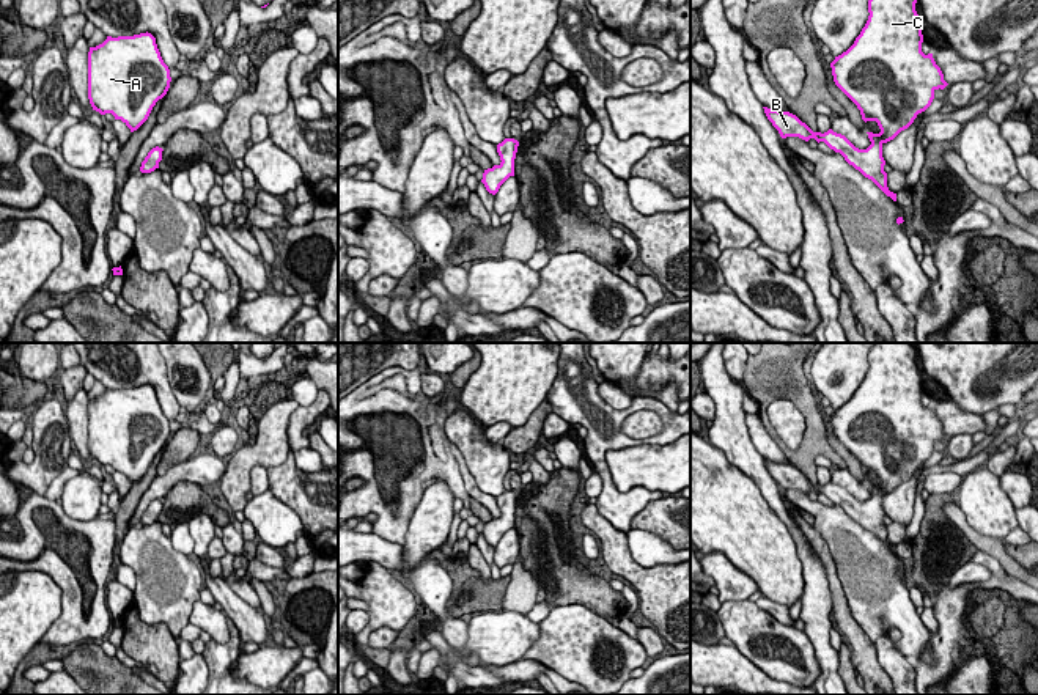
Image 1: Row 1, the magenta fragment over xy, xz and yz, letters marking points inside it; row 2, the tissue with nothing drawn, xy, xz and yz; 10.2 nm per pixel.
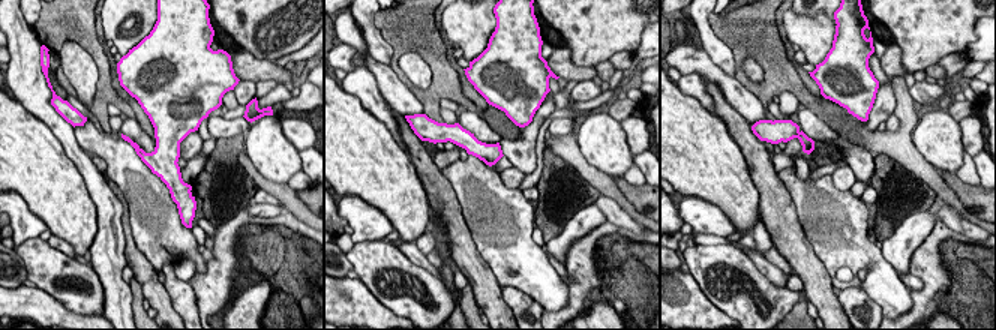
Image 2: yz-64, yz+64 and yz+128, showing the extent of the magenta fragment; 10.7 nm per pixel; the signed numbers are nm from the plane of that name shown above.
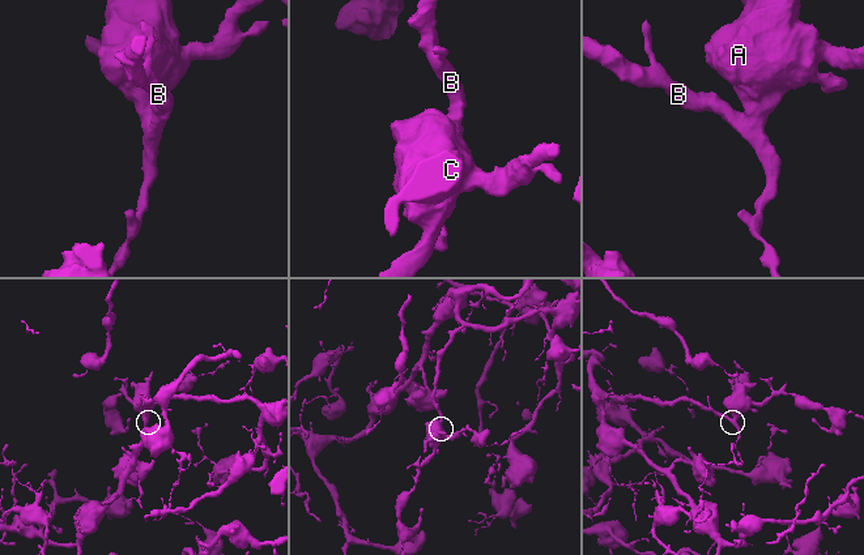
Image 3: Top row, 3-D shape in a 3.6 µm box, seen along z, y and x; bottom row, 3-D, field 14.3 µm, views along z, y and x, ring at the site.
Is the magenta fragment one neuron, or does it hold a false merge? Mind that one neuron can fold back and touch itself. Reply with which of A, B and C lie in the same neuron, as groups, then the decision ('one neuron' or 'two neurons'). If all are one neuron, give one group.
groups A B C; one neuron

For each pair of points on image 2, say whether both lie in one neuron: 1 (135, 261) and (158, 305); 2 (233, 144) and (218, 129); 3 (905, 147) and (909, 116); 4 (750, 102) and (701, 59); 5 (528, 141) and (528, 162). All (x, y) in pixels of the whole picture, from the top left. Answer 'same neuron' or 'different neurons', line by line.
1: same neuron
2: different neurons
3: same neuron
4: same neuron
5: same neuron

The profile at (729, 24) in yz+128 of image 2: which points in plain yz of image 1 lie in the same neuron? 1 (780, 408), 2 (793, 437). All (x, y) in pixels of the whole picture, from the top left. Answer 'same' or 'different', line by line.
1: different
2: different

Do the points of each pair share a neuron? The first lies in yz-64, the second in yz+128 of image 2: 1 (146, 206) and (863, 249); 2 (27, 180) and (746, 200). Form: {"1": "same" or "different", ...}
{"1": "same", "2": "same"}

